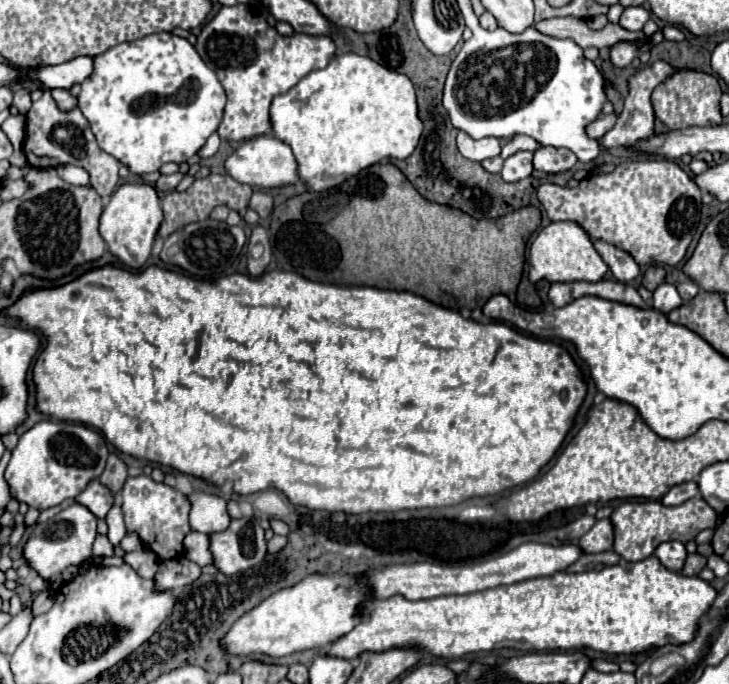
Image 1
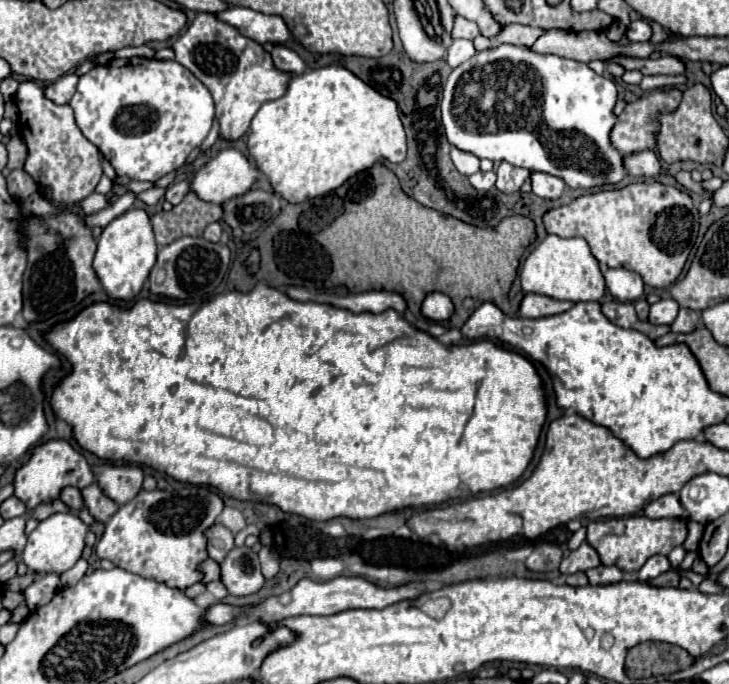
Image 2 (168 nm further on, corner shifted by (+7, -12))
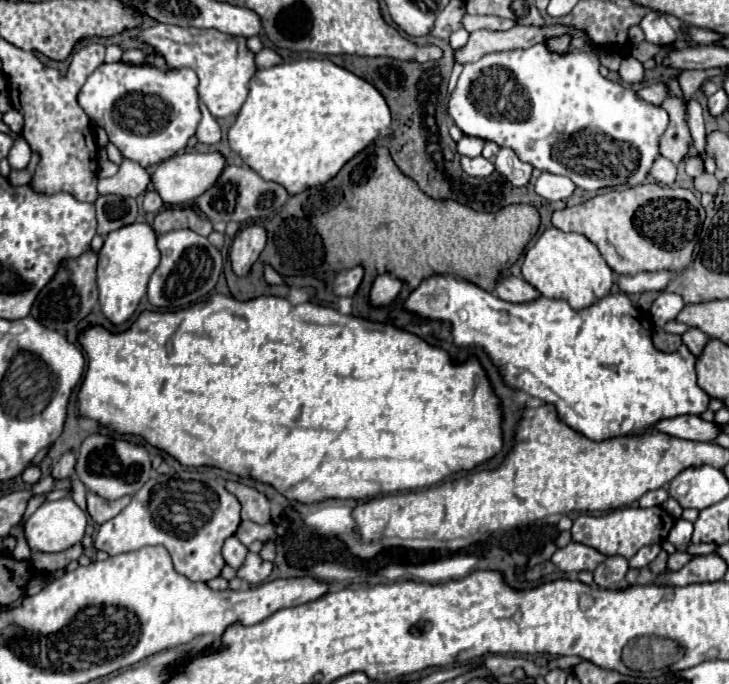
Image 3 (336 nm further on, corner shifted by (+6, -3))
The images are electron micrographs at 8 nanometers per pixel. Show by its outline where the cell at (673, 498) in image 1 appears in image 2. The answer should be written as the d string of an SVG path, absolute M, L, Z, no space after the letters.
M665 494L657 500L653 500L645 508L645 516L659 520L659 518L675 518L675 516L685 516L685 508L679 502L677 494Z

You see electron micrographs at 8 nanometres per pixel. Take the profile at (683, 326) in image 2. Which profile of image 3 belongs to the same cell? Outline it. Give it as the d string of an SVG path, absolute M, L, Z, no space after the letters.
M688 329L684 335L682 335L682 341L684 341L684 345L696 355L696 357L700 357L702 355L702 351L704 351L704 347L706 347L706 343L708 343L708 337L700 331L700 329Z

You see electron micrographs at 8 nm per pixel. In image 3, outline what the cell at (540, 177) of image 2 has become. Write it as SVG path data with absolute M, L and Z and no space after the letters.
M542 173L536 181L536 193L548 201L560 201L560 199L568 199L574 193L576 185L562 175L554 175L554 173Z

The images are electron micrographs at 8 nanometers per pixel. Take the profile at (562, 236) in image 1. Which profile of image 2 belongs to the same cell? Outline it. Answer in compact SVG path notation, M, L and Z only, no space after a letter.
M549 234L525 260L519 273L523 292L543 294L555 300L591 302L605 294L605 280L599 270L599 262L589 250L583 238L559 238Z

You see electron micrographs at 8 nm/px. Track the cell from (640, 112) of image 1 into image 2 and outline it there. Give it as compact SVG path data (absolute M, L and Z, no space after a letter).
M643 150L637 154L625 154L623 166L631 176L657 176L661 170L661 162L653 150Z

